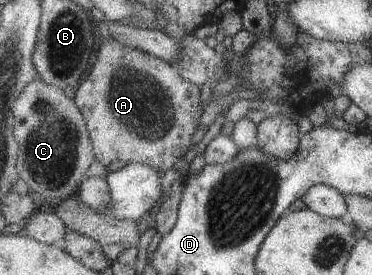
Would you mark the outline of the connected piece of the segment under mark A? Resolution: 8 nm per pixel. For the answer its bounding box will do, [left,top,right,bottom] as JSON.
[74,35,204,172]

